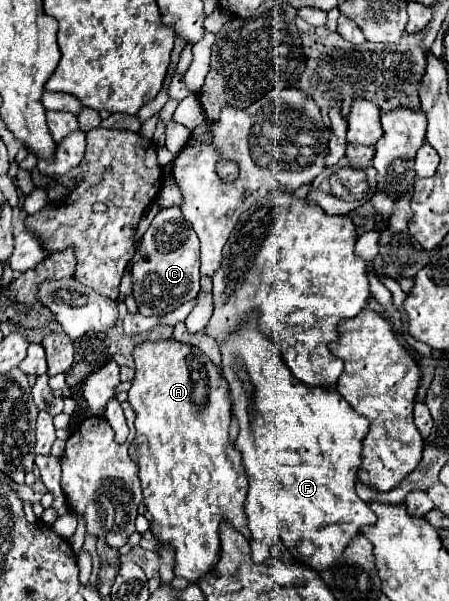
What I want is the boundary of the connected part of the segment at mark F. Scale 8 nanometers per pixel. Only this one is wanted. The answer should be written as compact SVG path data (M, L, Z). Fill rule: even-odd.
M253 321L243 325L235 337L219 345L219 349L223 353L223 373L233 395L233 411L239 419L239 435L235 445L241 449L249 479L245 513L249 517L253 541L271 545L277 543L277 533L281 533L283 545L301 561L303 555L299 553L297 543L299 539L309 539L315 545L315 551L311 557L303 559L303 563L321 573L341 559L345 545L349 545L353 537L359 537L365 525L373 525L377 521L369 505L355 493L369 419L359 417L337 391L321 387L311 389L303 385L279 357L277 347L257 329Z

